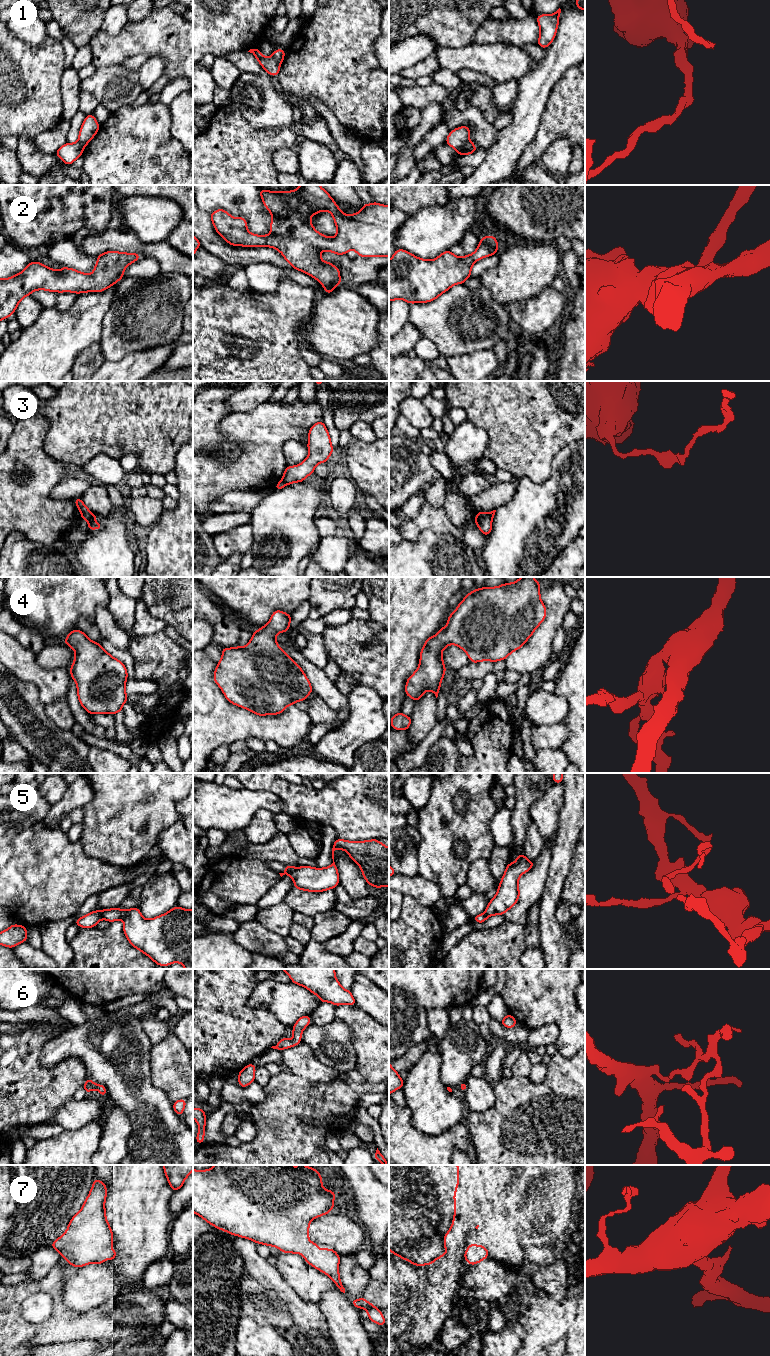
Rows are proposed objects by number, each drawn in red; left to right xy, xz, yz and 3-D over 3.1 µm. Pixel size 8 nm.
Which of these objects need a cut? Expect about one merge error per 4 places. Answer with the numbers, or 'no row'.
1, 3, 5

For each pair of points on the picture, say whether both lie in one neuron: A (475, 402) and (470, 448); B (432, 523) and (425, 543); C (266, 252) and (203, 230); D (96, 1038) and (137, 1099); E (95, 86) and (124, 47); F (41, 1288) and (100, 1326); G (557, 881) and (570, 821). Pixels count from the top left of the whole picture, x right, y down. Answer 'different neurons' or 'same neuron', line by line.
A: different neurons
B: different neurons
C: same neuron
D: same neuron
E: different neurons
F: same neuron
G: same neuron

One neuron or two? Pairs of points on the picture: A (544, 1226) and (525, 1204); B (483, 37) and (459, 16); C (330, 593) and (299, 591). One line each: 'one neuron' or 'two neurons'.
A: one neuron
B: two neurons
C: two neurons

